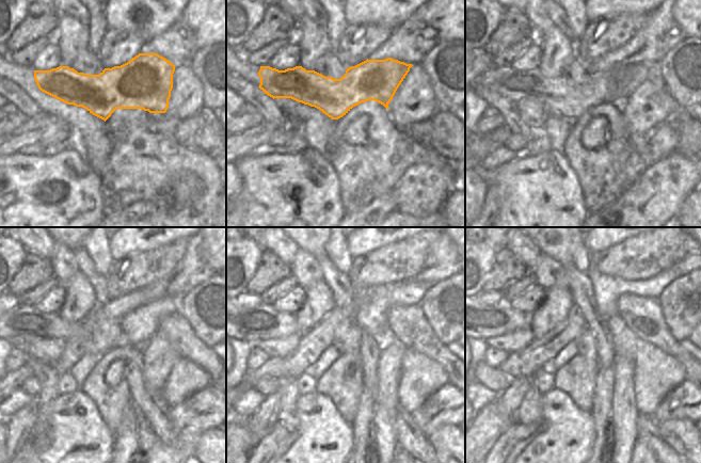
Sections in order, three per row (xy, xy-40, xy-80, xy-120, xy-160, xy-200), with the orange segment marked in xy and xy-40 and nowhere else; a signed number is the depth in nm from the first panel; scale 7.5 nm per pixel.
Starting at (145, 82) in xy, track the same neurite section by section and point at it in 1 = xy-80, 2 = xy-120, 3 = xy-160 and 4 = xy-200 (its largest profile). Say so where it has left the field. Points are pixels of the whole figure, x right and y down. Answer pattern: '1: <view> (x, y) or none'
1: xy-80 (560, 98)
2: xy-120 (22, 324)
3: xy-160 (249, 324)
4: xy-200 (487, 321)

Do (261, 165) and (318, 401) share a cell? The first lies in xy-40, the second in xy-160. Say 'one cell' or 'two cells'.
one cell

